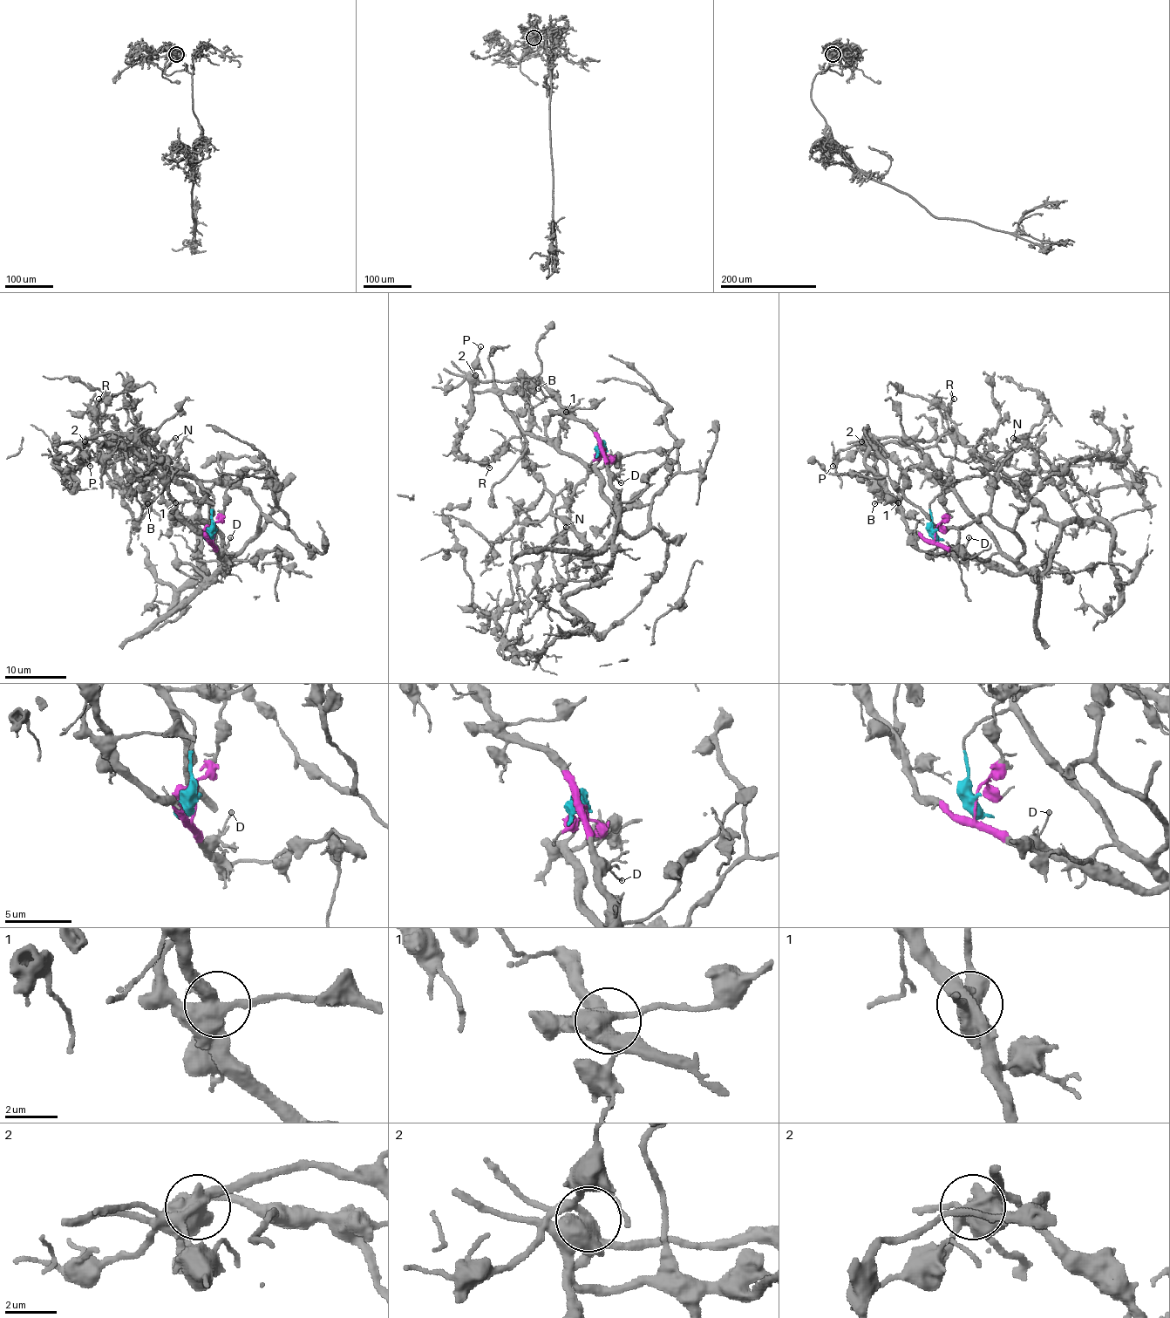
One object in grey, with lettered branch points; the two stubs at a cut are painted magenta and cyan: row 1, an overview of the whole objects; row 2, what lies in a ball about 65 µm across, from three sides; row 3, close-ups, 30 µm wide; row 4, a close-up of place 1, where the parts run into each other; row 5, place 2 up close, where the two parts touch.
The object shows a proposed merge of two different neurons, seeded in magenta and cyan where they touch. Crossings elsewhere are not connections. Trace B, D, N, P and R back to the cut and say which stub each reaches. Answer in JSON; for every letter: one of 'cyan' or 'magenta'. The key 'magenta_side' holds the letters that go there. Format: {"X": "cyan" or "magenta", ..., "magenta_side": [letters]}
{"B": "magenta", "D": "magenta", "N": "cyan", "P": "magenta", "R": "magenta", "magenta_side": ["B", "D", "P", "R"]}

